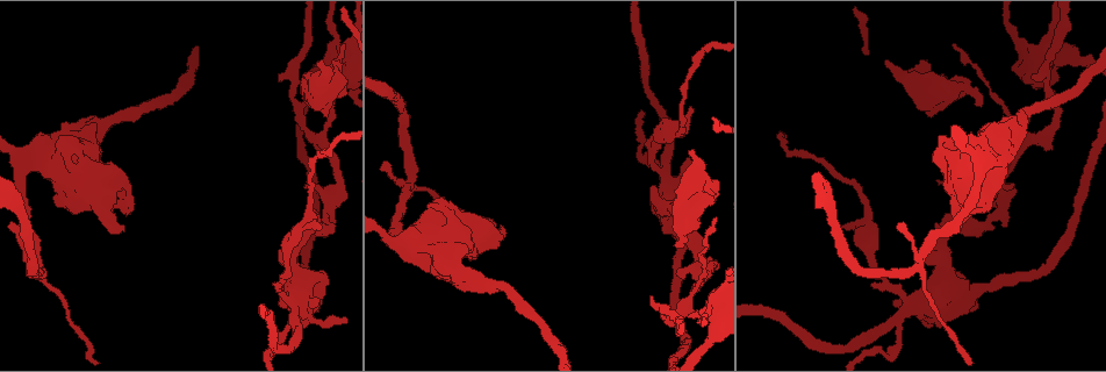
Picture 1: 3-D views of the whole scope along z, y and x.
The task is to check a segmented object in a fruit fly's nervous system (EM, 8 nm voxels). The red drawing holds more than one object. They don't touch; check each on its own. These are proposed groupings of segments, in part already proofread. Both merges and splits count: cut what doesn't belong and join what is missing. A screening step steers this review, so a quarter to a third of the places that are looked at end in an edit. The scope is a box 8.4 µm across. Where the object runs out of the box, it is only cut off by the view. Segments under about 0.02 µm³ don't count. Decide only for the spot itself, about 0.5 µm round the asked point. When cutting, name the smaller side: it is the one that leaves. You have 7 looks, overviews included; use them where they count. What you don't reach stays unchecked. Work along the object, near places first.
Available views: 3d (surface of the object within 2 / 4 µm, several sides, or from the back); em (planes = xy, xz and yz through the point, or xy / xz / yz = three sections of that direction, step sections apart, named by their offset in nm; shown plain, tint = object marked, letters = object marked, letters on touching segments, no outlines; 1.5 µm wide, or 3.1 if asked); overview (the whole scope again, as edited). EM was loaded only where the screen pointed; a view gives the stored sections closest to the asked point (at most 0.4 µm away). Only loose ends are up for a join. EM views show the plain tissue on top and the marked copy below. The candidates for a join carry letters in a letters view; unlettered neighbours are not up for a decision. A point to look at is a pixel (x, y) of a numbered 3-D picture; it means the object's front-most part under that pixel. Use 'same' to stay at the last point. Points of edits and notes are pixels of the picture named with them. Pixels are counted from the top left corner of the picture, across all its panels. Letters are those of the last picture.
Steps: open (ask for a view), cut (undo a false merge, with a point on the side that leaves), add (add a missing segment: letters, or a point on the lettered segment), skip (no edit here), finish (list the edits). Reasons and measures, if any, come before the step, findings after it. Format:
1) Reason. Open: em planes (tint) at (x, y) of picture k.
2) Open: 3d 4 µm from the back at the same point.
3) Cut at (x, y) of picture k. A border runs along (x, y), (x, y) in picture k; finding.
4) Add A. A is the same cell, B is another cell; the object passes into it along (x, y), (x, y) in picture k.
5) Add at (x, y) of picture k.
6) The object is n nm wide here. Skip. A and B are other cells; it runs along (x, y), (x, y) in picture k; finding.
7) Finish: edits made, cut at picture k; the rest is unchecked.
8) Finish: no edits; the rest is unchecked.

Free end. Open: 3d 4 µm at (884, 62) of picture 1.

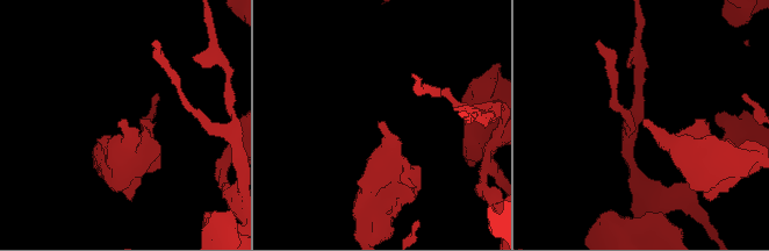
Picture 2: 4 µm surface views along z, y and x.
Open: em xz step 4 (letters) at (644, 121) of picture 2.

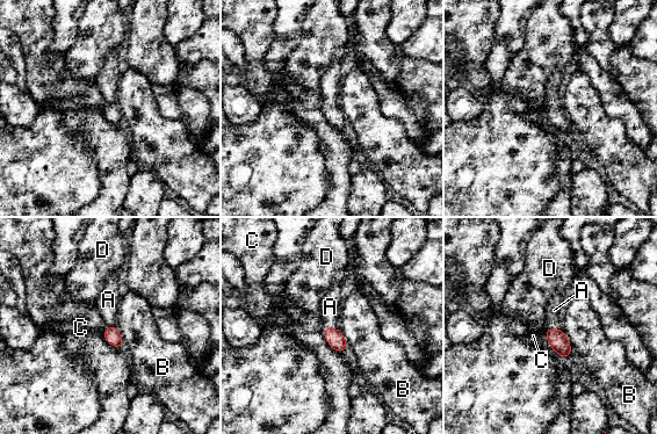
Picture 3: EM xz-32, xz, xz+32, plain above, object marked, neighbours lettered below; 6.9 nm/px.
Add A. A is the same cell, B, C and D are other cells; the object passes into it along (334, 338), (332, 328), (330, 306) in picture 3; it goes on there.

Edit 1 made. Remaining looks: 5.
Redraw. Open: overview.

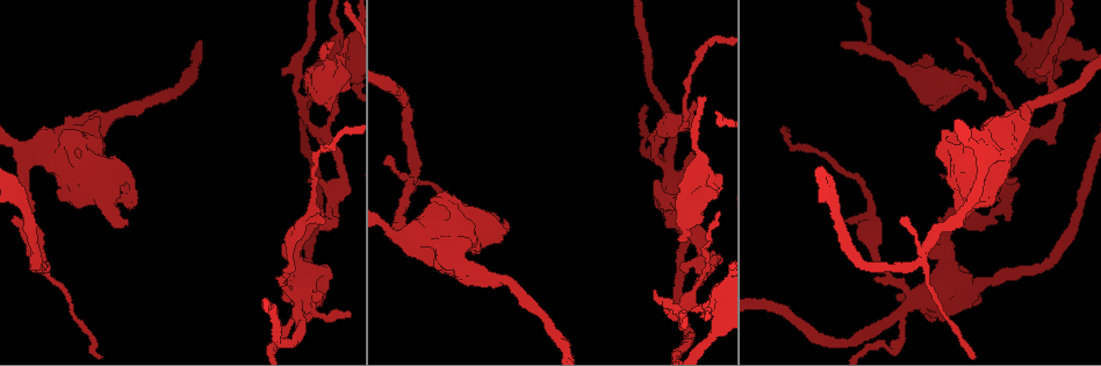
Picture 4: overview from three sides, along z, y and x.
A fork. Open: em planes (letters) at (42, 256) of picture 4.

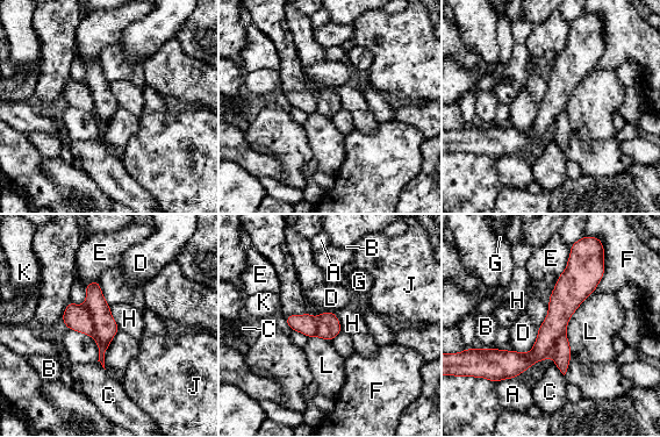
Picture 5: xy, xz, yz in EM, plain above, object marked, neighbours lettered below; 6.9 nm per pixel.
Cut at (77, 317) of picture 5. A, B, C, D, E, F, G, H, J, K and L are other cells; a border runs along (84, 305), (94, 338), (105, 351) in picture 5; a second neuron is stuck on.

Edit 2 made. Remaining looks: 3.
Thick end. Open: em planes (letters) at (657, 182) of picture 4.

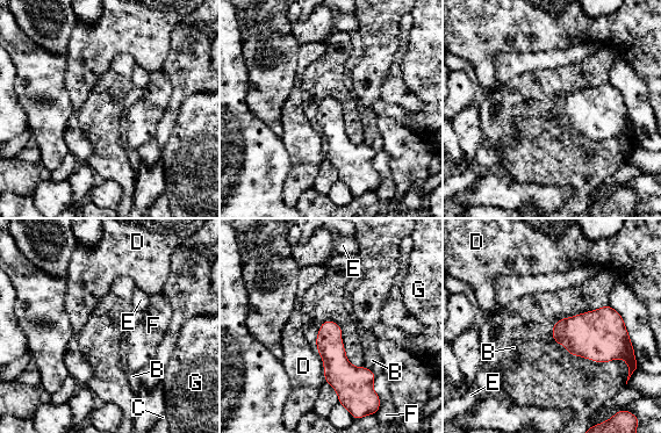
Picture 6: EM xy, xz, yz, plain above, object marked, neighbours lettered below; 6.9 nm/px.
Skip. B, C, D, E, F and G are other cells; a border runs along (318, 352), (325, 381) in picture 6; none of them fits.

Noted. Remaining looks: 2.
Finish: edits made, add at picture 3, cut at picture 5; the rest is unchecked.

